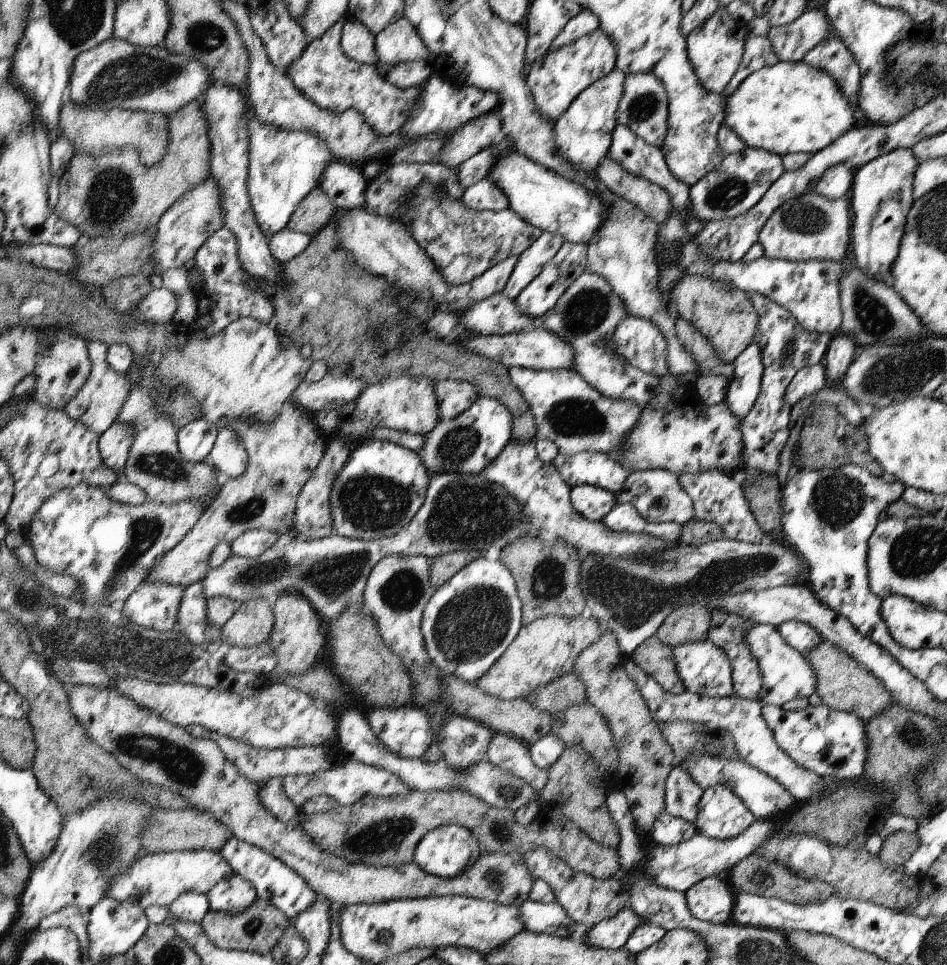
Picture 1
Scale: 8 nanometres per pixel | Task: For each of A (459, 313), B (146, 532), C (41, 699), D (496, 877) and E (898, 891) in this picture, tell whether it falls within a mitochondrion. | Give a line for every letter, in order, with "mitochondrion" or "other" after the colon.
A: other
B: mitochondrion
C: other
D: mitochondrion
E: other

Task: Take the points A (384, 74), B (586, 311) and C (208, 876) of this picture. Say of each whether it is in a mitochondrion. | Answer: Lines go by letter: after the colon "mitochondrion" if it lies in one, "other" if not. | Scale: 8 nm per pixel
A: other
B: mitochondrion
C: other

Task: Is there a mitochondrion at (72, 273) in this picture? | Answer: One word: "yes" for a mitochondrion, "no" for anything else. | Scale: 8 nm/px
no

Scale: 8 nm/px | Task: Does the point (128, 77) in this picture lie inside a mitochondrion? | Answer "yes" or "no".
yes

